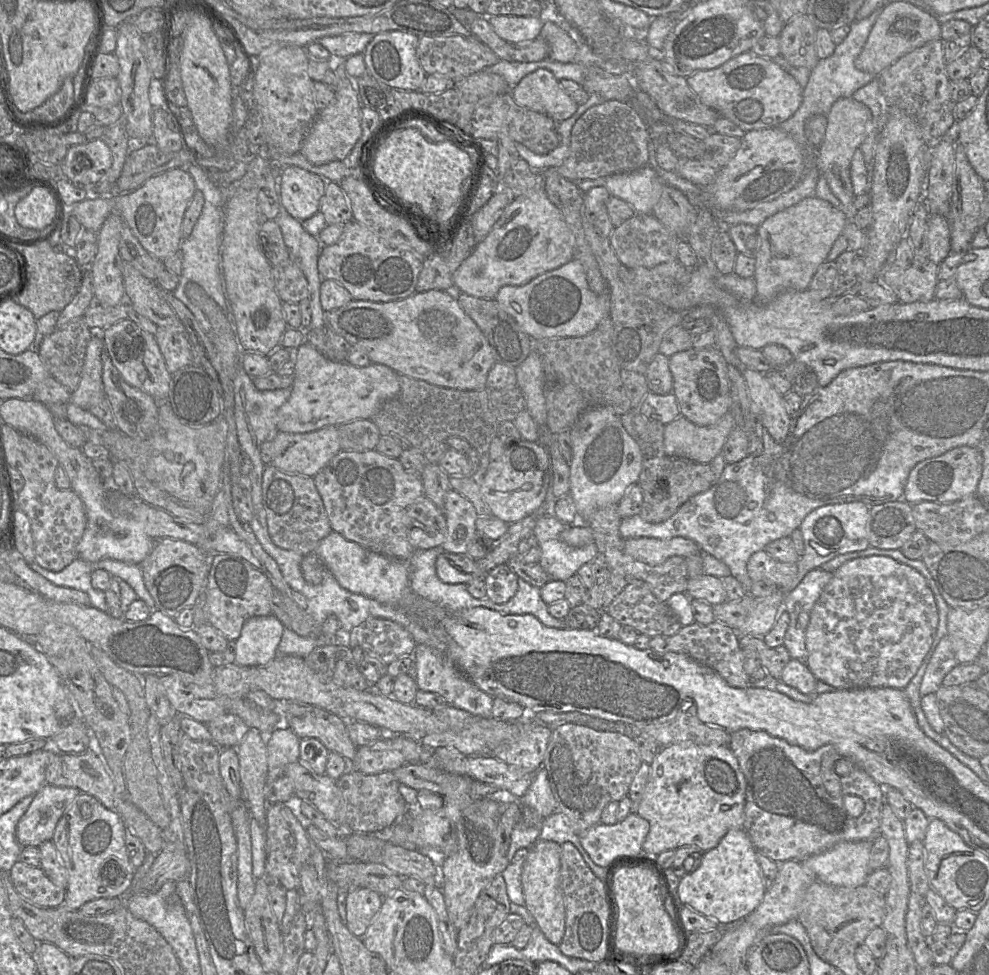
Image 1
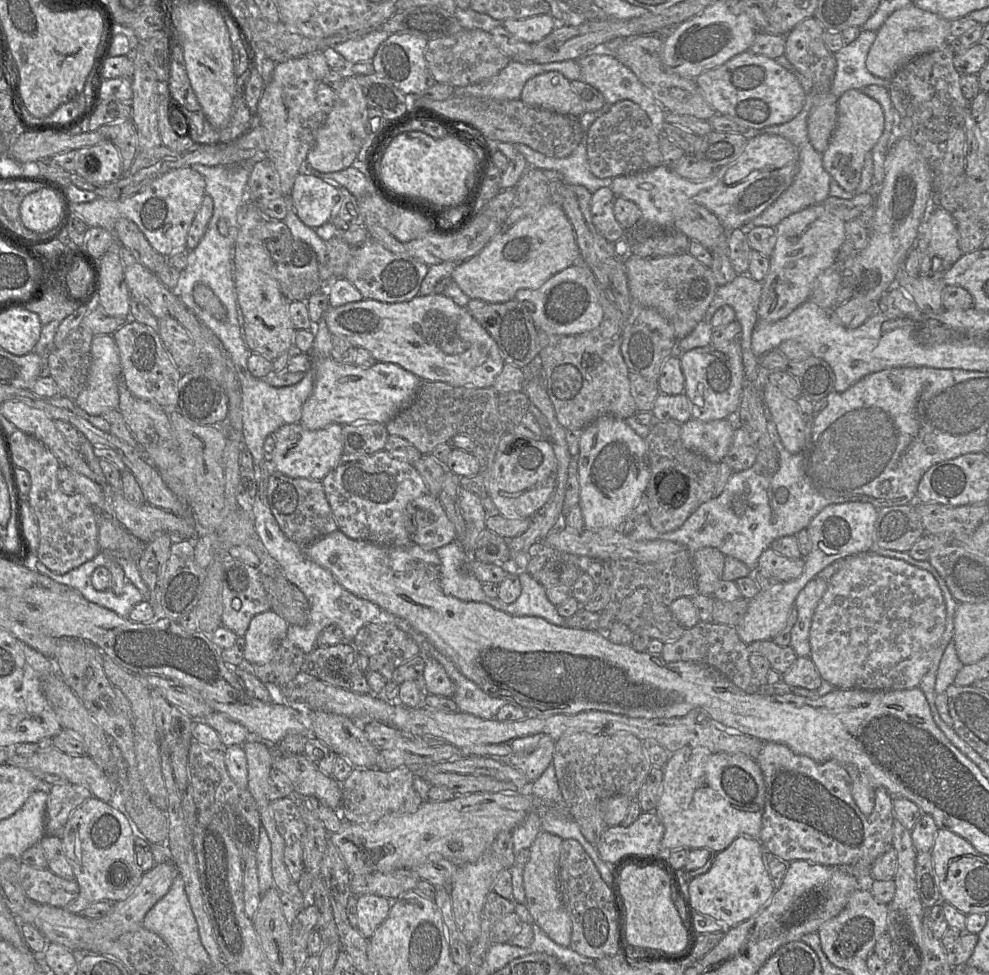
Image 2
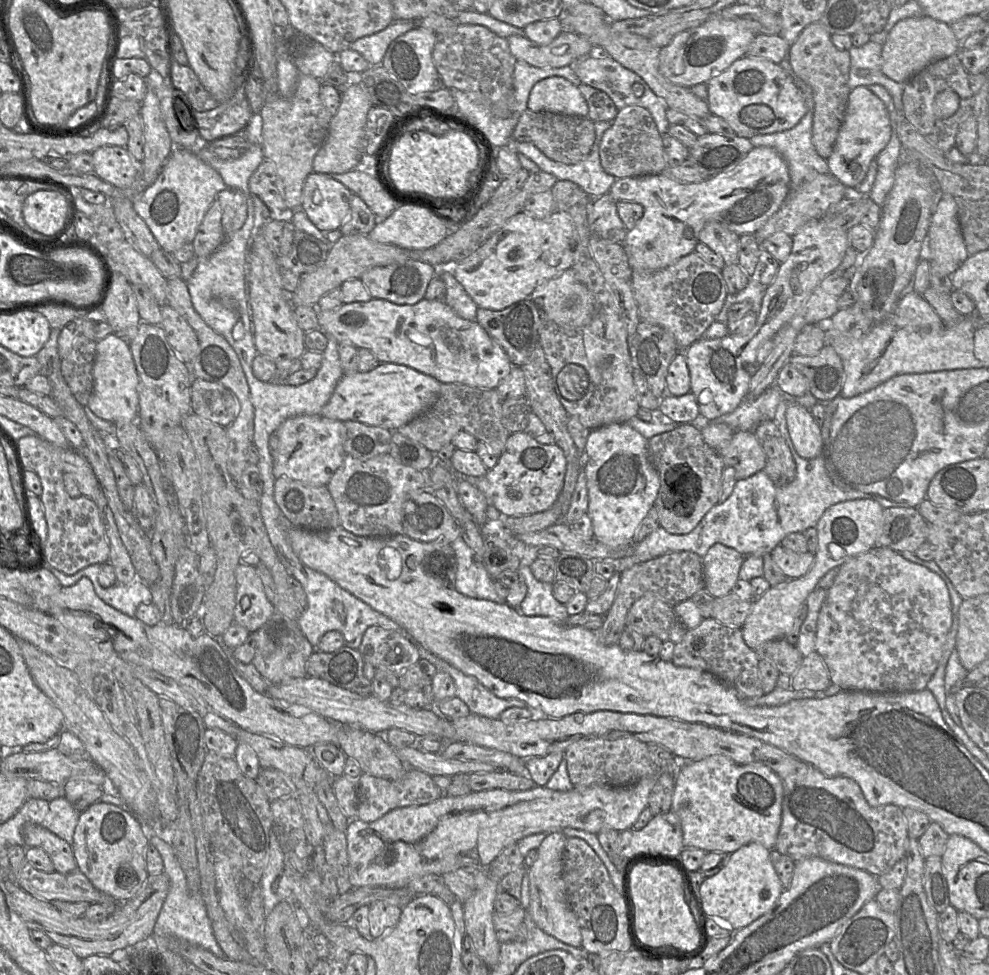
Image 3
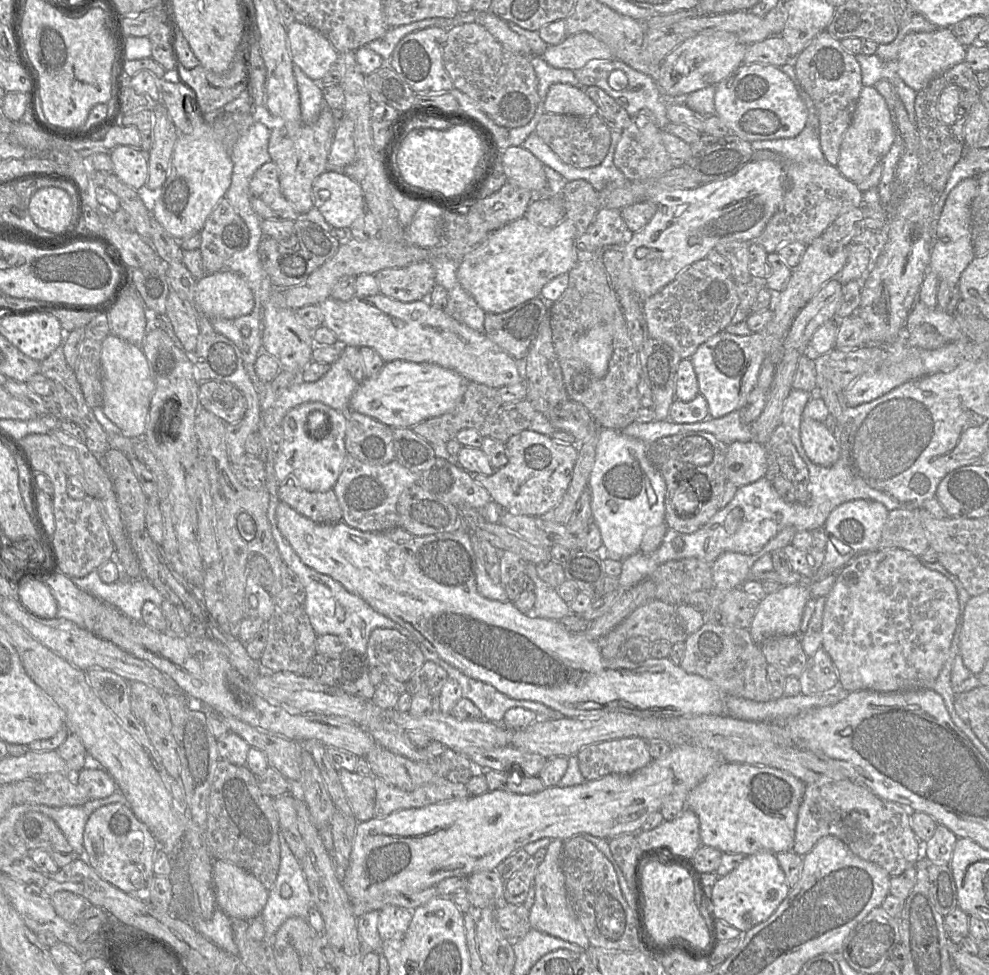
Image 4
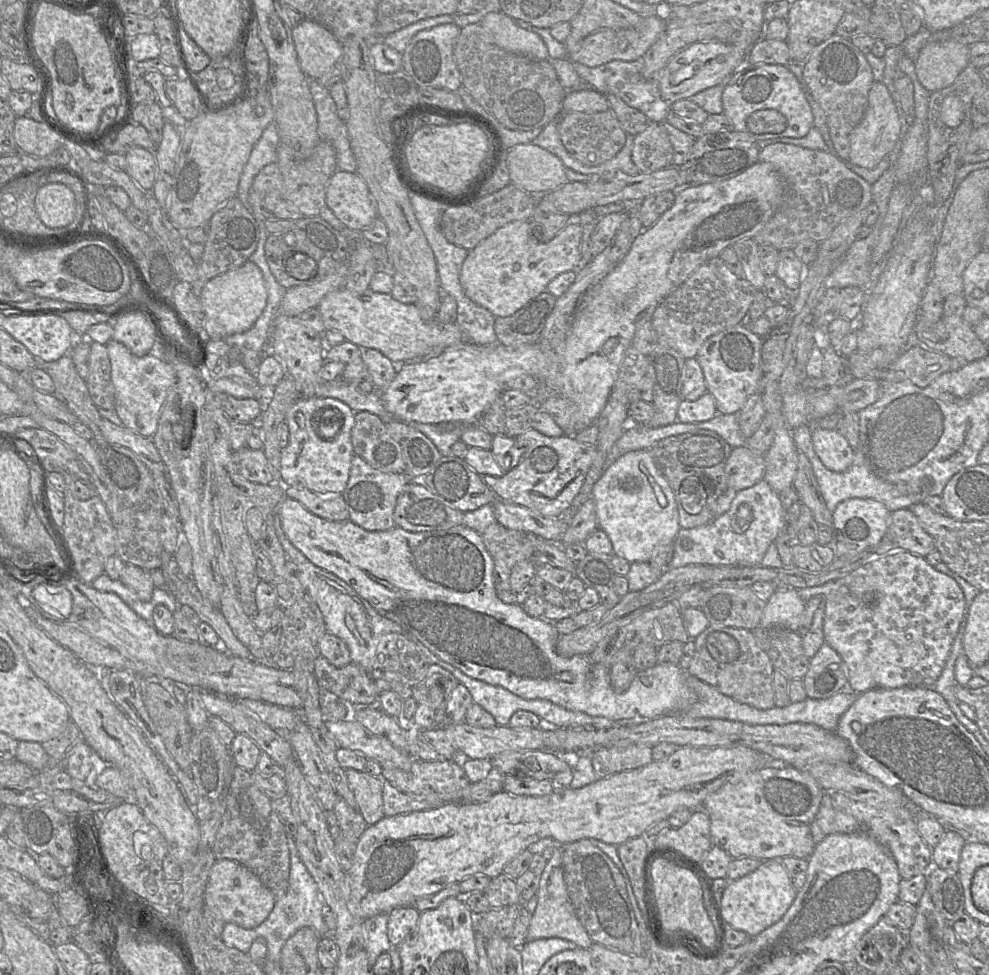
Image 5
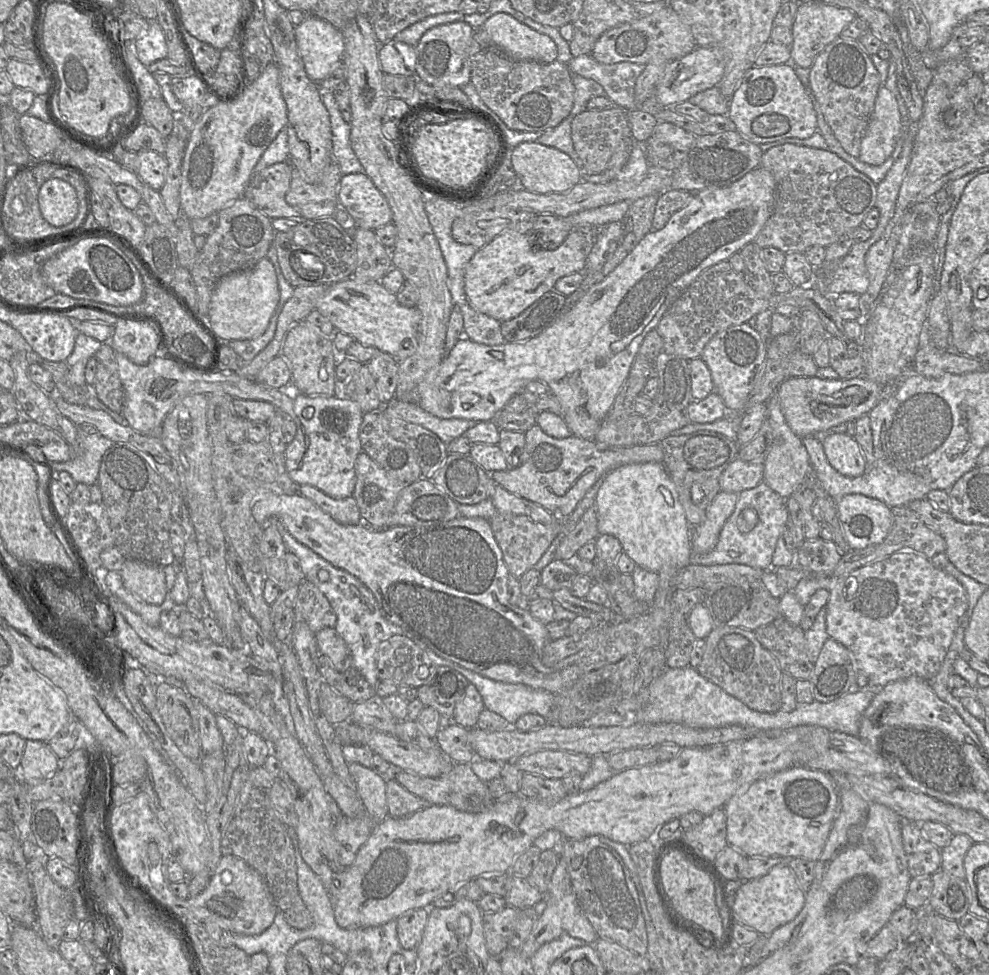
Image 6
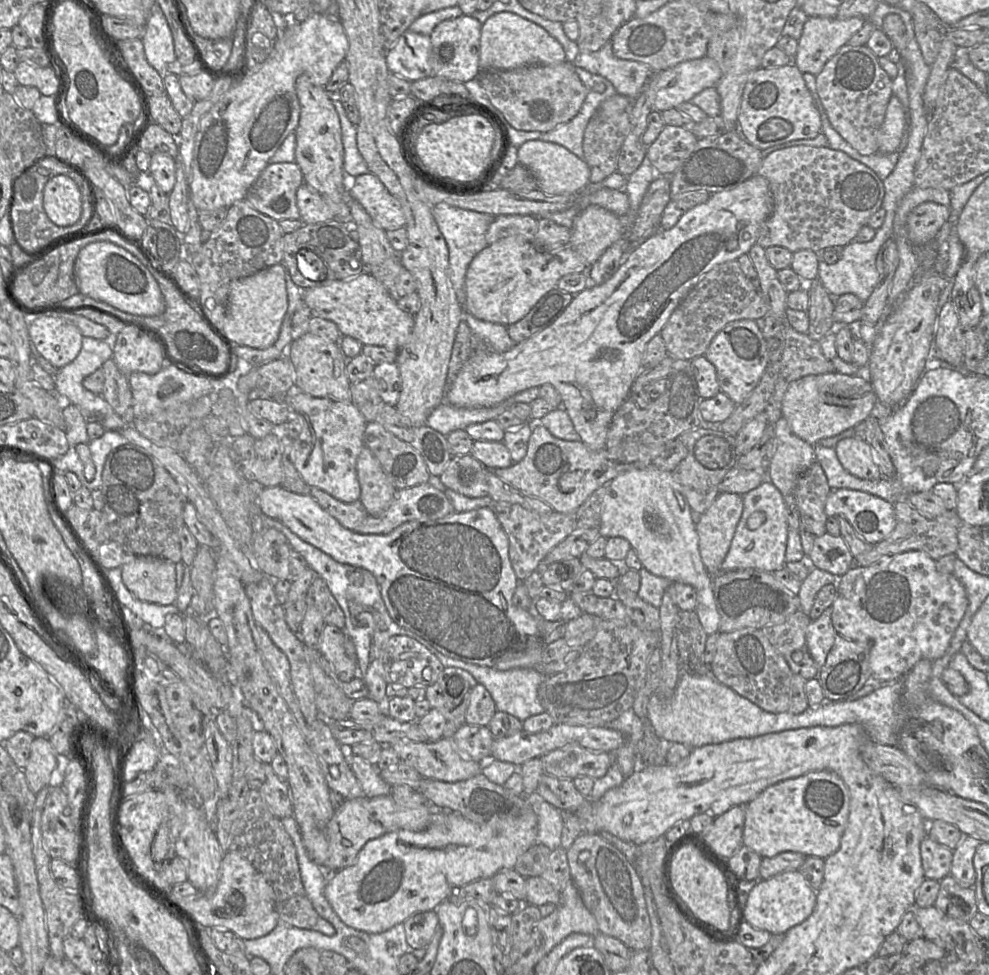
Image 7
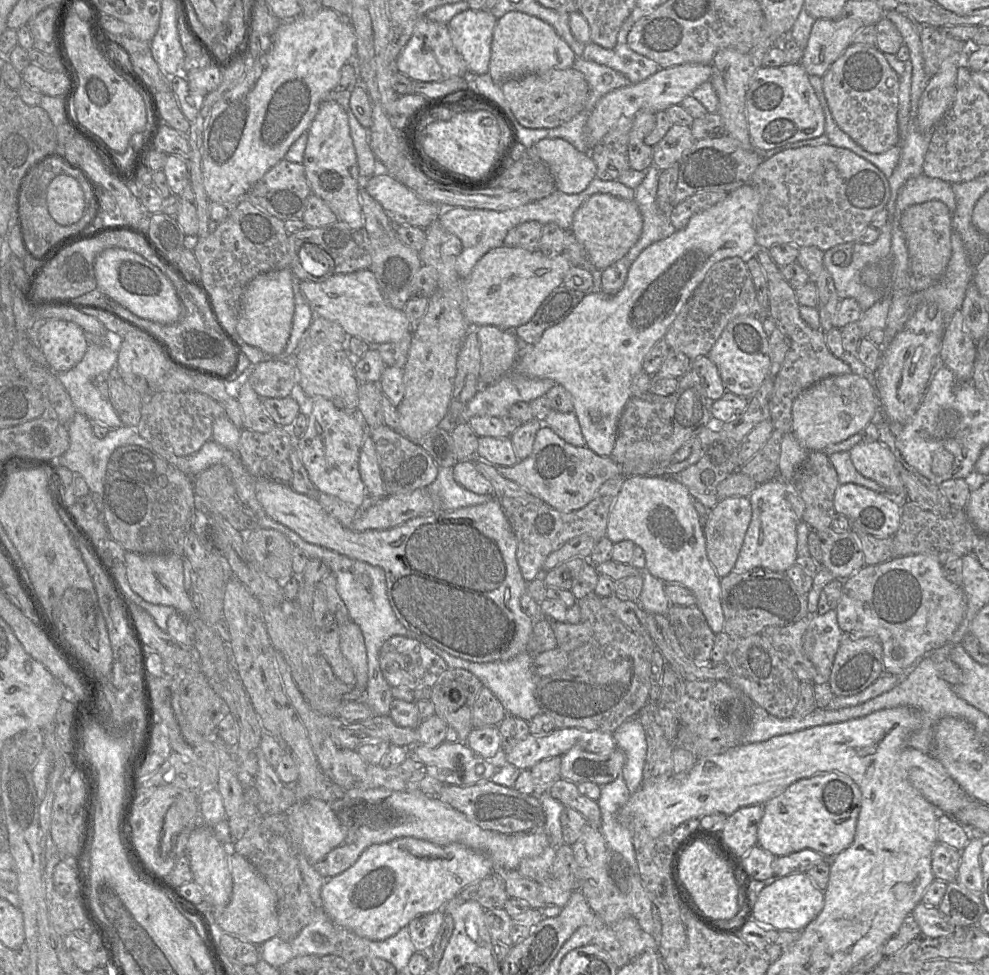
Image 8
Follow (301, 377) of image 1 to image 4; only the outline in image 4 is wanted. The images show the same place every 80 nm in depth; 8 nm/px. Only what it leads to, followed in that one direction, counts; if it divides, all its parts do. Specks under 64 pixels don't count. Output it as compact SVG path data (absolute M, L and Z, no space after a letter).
M394 360L375 376L359 383L350 399L350 410L368 415L391 428L412 428L430 418L451 412L461 402L467 381L458 372L434 363Z

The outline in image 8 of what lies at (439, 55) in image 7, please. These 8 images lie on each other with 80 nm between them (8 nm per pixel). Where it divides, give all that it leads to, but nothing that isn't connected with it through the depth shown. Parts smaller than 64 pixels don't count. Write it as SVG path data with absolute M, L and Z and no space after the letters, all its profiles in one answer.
M468 8L447 23L452 42L464 58L469 74L488 72L496 21L497 18L484 8Z

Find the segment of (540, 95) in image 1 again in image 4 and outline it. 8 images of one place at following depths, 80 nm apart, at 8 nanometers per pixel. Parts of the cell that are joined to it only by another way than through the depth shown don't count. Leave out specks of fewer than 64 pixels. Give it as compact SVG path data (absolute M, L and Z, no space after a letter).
M555 83L549 87L546 95L542 98L541 111L592 116L597 113L597 105L583 88L577 88L567 83Z

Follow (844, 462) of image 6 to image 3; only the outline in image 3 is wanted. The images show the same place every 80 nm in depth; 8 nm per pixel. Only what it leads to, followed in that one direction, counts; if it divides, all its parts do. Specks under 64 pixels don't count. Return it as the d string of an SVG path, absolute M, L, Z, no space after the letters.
M794 399L786 409L787 429L798 455L812 459L823 454L822 429L810 411Z

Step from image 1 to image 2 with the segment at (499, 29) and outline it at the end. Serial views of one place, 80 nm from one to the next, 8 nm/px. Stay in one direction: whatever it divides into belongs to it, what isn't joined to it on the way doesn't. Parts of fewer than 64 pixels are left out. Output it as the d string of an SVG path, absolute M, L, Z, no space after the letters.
M550 14L526 19L506 19L501 23L513 36L527 43L537 43L555 29L555 22Z

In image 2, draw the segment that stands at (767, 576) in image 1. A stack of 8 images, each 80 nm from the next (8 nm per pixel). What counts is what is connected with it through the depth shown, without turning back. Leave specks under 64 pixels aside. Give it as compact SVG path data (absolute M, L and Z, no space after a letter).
M772 548L765 550L758 560L758 568L765 570L770 576L779 579L783 583L798 578L805 566L805 559L789 559Z

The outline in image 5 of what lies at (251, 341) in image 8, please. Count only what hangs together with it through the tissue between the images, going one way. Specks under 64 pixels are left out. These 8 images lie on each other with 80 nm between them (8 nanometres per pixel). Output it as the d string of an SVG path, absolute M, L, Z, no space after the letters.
M251 261L212 278L199 295L204 313L205 333L213 339L224 339L249 330L263 313L267 297L263 274Z

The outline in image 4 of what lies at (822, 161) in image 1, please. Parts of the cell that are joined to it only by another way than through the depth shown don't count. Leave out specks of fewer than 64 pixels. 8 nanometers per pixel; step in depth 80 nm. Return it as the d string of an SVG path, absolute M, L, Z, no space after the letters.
M863 86L851 120L840 146L836 167L847 179L859 183L880 163L896 136L895 117L885 99L874 86Z

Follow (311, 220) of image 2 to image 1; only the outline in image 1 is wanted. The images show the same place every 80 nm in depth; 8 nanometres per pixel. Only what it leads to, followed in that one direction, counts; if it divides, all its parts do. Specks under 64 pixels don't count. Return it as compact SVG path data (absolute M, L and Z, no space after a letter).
M287 166L278 172L278 195L281 206L295 219L305 221L319 211L321 198L324 195L327 183L332 181L324 181L324 179L300 167Z

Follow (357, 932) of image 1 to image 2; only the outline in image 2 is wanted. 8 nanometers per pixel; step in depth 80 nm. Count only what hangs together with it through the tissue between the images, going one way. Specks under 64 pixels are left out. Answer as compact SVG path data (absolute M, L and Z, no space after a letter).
M361 894L355 896L356 930L366 939L369 939L376 929L387 918L391 900L374 895Z

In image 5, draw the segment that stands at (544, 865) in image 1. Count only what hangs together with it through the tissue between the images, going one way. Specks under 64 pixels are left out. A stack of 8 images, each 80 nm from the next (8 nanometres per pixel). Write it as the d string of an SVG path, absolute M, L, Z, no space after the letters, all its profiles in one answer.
M557 848L553 856L548 860L543 870L536 895L537 906L532 913L526 942L544 938L561 938L573 942L578 948L590 949L593 942L579 921L568 894L564 880L561 848Z

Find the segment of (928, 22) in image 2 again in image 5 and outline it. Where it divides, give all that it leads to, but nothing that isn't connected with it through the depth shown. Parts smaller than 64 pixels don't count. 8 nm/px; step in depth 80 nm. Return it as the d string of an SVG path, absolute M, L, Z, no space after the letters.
M950 39L929 42L914 61L918 81L929 92L944 89L969 66L969 46Z

